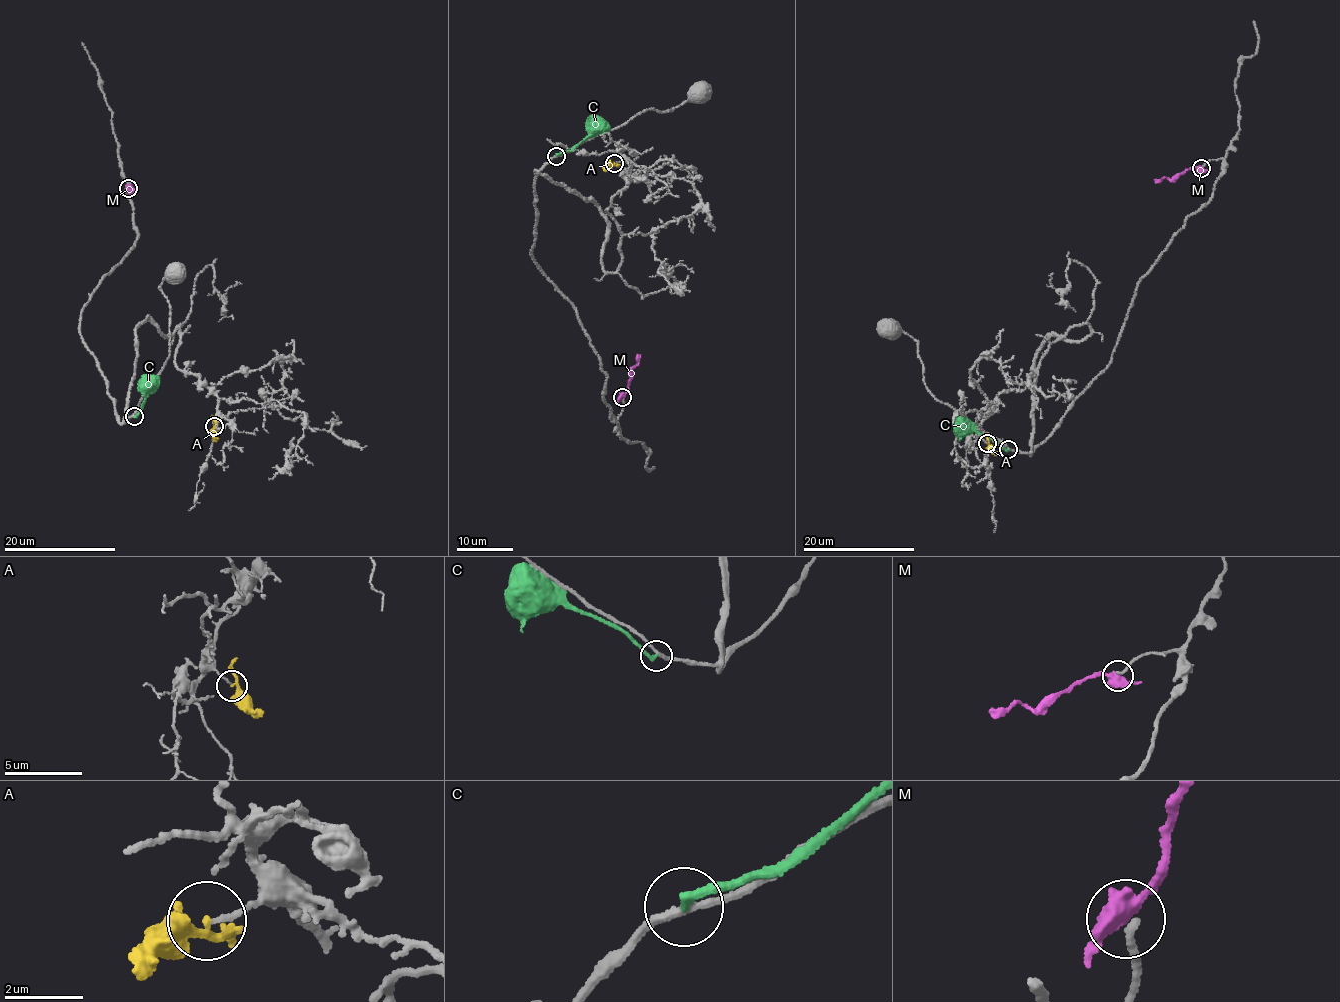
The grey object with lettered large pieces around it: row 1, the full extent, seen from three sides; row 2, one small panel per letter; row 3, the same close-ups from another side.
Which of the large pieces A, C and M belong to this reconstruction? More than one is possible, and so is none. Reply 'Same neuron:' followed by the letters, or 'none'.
Same neuron: none

